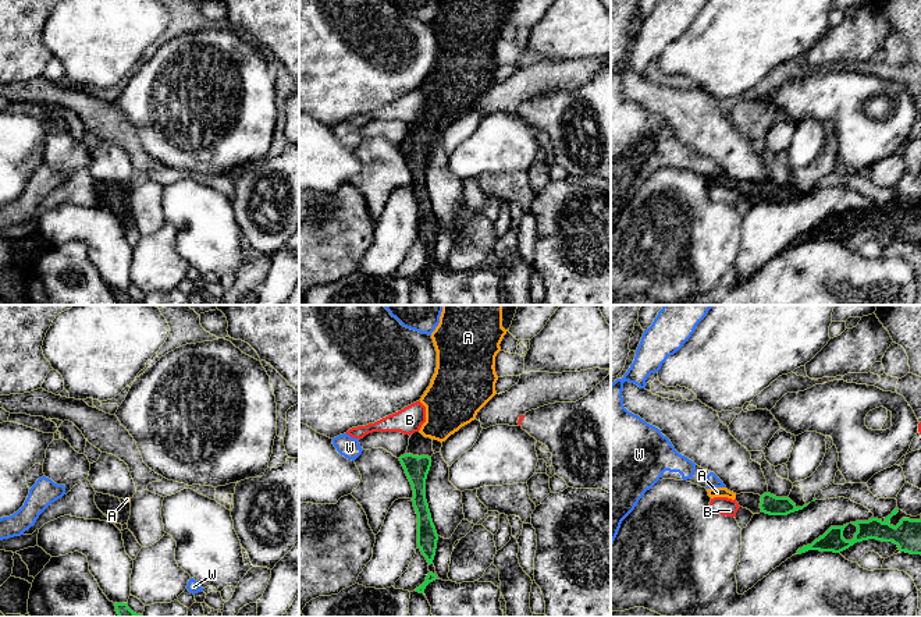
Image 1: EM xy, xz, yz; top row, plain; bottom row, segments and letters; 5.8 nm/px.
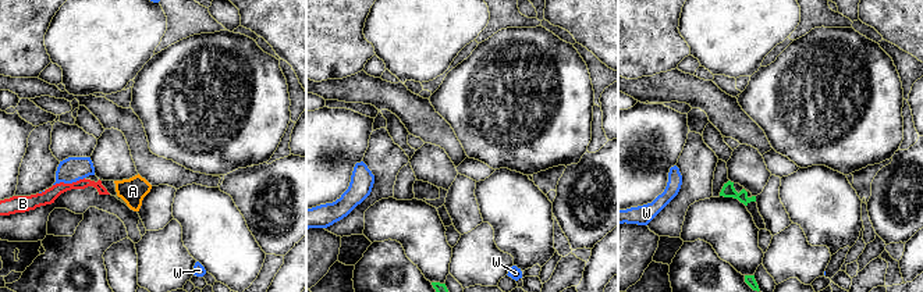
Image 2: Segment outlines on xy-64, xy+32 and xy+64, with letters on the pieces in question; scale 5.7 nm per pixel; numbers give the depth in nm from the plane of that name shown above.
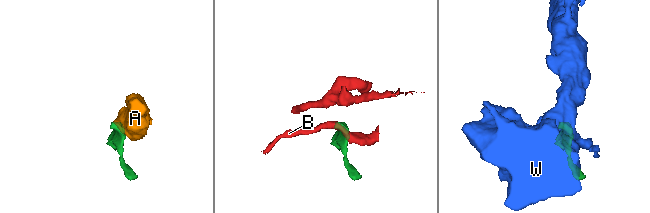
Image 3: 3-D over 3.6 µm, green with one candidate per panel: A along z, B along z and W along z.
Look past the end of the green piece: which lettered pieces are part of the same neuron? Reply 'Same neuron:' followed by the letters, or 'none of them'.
Same neuron: A

